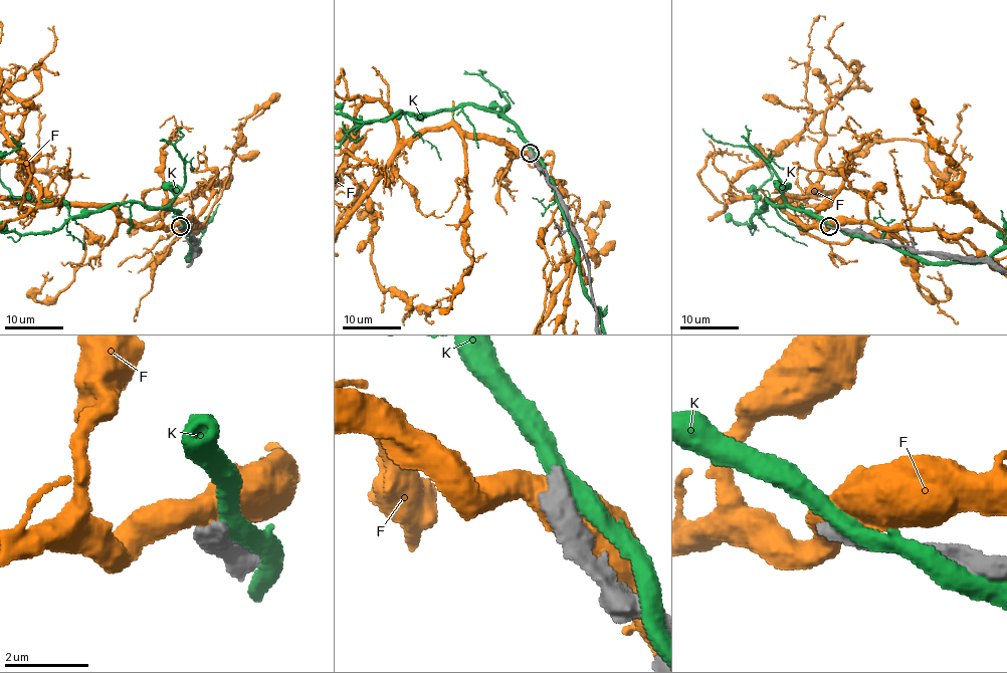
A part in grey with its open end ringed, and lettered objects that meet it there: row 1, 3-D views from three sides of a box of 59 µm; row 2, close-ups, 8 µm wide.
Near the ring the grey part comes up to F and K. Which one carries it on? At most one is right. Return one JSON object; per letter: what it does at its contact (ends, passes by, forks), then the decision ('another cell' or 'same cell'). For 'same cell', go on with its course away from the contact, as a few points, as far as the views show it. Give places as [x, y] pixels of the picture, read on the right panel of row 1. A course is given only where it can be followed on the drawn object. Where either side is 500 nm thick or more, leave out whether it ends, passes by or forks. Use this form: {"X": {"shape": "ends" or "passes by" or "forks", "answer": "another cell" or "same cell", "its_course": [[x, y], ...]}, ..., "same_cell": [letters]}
{"F": {"answer": "another cell"}, "K": {"answer": "another cell"}, "same_cell": []}

